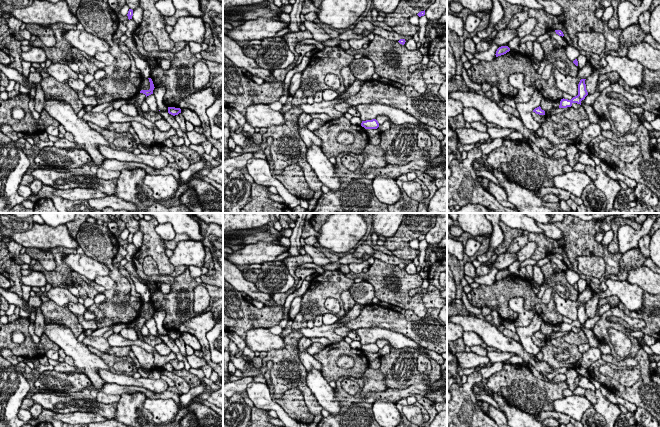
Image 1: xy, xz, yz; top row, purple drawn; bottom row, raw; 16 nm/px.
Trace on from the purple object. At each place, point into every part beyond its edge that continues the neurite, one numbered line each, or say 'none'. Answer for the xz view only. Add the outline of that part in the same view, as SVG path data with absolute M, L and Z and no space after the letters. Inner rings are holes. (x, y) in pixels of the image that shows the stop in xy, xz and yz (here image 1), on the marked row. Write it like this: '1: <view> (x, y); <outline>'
none

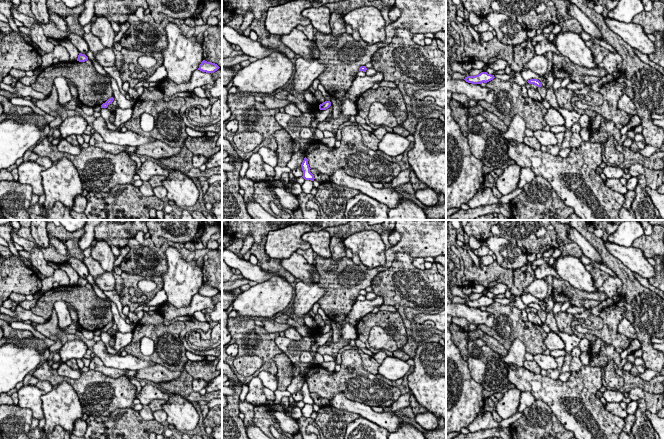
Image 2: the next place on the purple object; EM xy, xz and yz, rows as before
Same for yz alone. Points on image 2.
none

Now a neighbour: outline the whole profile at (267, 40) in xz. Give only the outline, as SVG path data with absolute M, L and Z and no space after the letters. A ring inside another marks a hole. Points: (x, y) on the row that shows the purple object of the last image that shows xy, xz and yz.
M266 12L259 20L254 19L250 25L251 29L257 33L257 41L265 48L276 49L284 53L289 59L295 57L295 53L281 41L281 35L270 34L265 28Z

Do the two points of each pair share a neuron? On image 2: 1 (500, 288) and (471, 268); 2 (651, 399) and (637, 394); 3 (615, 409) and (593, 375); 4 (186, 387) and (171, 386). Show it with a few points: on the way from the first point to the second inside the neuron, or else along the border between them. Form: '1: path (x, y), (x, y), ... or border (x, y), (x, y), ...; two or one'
1: border (507, 286), (497, 283), (488, 289); two
2: path (648, 397), (640, 394); one
3: border (604, 405), (607, 410), (623, 419); two
4: path (182, 386), (175, 386); one

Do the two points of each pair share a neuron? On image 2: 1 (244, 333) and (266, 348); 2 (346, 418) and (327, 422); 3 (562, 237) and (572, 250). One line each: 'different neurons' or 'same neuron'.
1: same neuron
2: same neuron
3: same neuron

